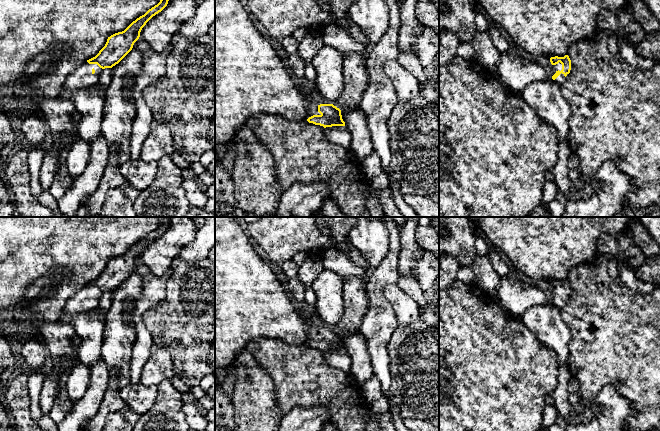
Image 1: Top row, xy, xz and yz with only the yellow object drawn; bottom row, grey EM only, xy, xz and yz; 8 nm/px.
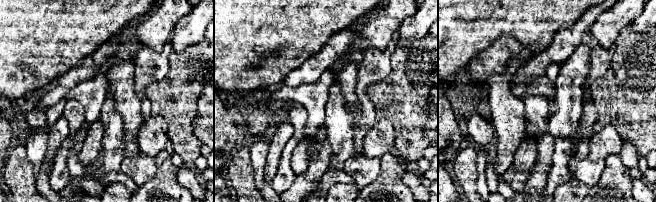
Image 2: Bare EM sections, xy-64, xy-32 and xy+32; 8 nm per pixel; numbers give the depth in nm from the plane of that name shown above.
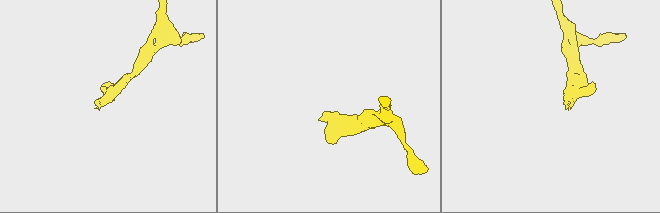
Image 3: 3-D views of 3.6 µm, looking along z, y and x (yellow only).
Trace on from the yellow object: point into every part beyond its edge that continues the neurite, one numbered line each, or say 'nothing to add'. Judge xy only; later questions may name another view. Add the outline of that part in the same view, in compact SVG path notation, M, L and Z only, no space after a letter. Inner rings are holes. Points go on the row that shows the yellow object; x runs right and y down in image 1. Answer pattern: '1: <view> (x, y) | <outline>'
1: xy (81, 78) | M86 61L67 76L63 89L86 89L98 82L102 70L97 64L89 64Z

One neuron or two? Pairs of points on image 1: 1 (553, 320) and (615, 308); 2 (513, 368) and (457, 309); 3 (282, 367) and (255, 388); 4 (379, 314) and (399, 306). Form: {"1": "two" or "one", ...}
{"1": "two", "2": "one", "3": "two", "4": "two"}

